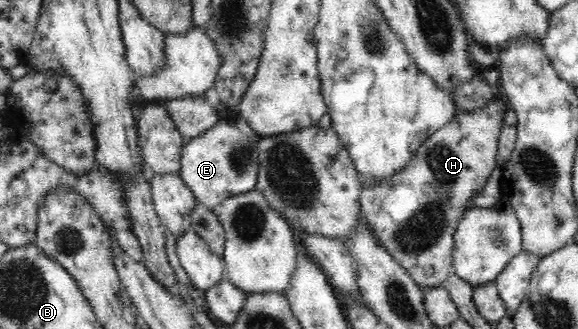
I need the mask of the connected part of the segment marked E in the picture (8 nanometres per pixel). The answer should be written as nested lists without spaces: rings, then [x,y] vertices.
[[[223,119],[205,131],[205,133],[185,143],[181,155],[180,175],[187,187],[195,194],[199,205],[212,211],[216,205],[224,202],[225,199],[233,198],[236,195],[244,194],[254,189],[259,175],[258,145],[260,136],[256,132],[243,134],[235,126],[235,119],[230,119],[229,121]]]

